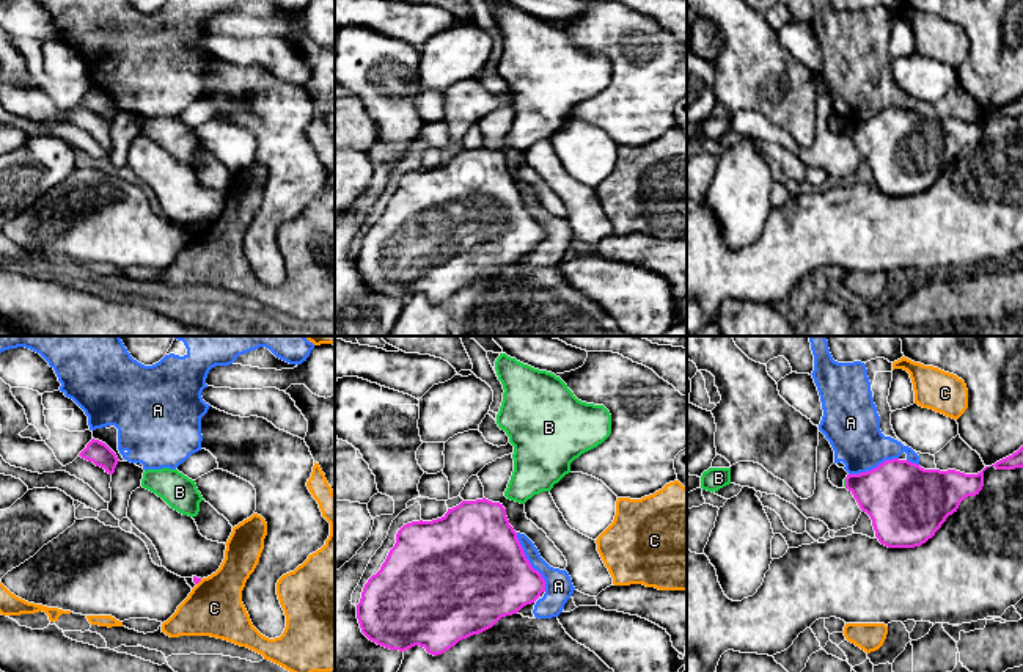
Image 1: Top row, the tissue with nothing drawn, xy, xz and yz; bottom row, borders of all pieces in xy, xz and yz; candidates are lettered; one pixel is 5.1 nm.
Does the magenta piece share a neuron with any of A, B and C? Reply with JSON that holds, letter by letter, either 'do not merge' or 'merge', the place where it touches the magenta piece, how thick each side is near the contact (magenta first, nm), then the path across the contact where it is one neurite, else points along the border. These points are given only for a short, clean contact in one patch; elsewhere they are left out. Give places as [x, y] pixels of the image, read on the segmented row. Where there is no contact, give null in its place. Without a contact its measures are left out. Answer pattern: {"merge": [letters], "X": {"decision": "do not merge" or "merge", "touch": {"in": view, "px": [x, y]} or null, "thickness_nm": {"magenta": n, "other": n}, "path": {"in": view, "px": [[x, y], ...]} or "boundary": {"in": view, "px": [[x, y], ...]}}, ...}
{"merge": [], "A": {"decision": "do not merge", "touch": {"in": "xz", "px": [528, 562]}, "thickness_nm": {"magenta": 480, "other": 140}}, "B": {"decision": "do not merge", "touch": {"in": "yz", "px": [846, 482]}, "thickness_nm": {"magenta": 320, "other": 20}, "boundary": {"in": "yz", "px": [[844, 479], [846, 485]]}}, "C": {"decision": "do not merge", "touch": {"in": "xy", "px": [198, 581]}, "thickness_nm": {"magenta": 30, "other": 300}}}

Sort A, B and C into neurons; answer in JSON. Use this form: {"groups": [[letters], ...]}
{"groups": [["A"], ["B"], ["C"]]}

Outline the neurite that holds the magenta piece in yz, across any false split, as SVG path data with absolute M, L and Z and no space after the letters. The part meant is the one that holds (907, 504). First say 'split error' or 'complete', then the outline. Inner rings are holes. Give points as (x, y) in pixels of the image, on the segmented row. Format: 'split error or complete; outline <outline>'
complete; outline M893 458L871 471L847 474L845 488L853 495L860 509L871 517L875 537L882 545L915 548L932 539L965 498L979 495L987 468L990 466L977 474L965 474L955 469L924 469L908 460Z

